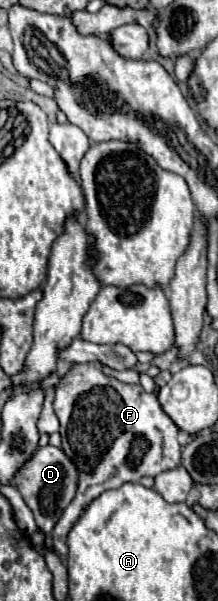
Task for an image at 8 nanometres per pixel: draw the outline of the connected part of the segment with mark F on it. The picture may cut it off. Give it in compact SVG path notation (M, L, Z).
M100 363L72 365L70 373L62 377L62 381L56 385L54 411L56 411L56 417L60 419L60 437L62 437L60 449L72 459L72 463L78 469L76 495L72 503L68 503L68 507L62 511L52 531L56 553L60 557L66 557L68 531L80 519L88 503L98 499L108 489L122 487L124 483L138 483L142 477L156 477L158 473L170 471L172 467L180 467L180 445L178 445L178 427L160 409L158 399L152 393L146 393L140 385L128 385L128 383L116 381L114 377L106 377L100 371Z

